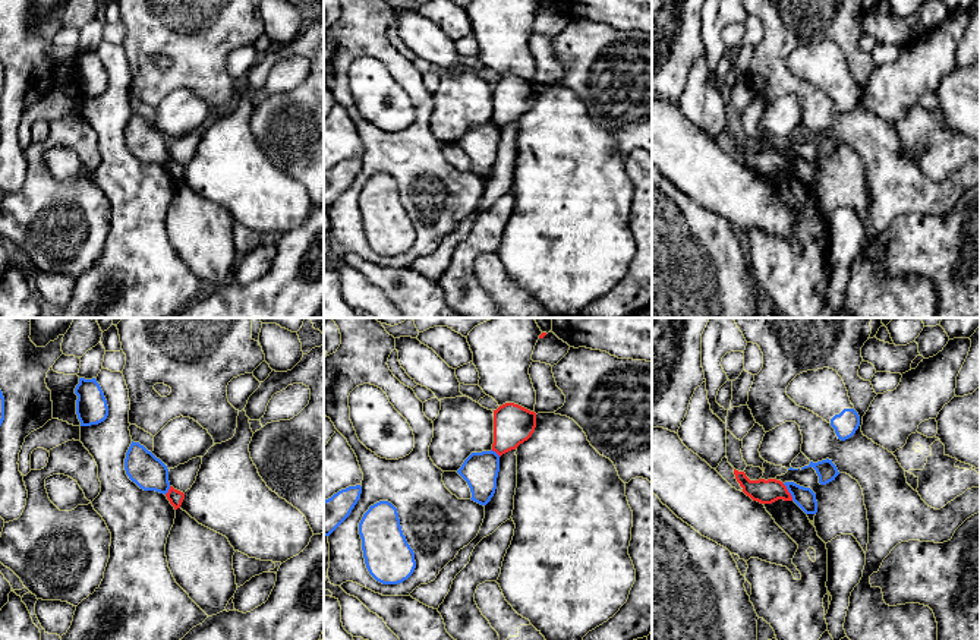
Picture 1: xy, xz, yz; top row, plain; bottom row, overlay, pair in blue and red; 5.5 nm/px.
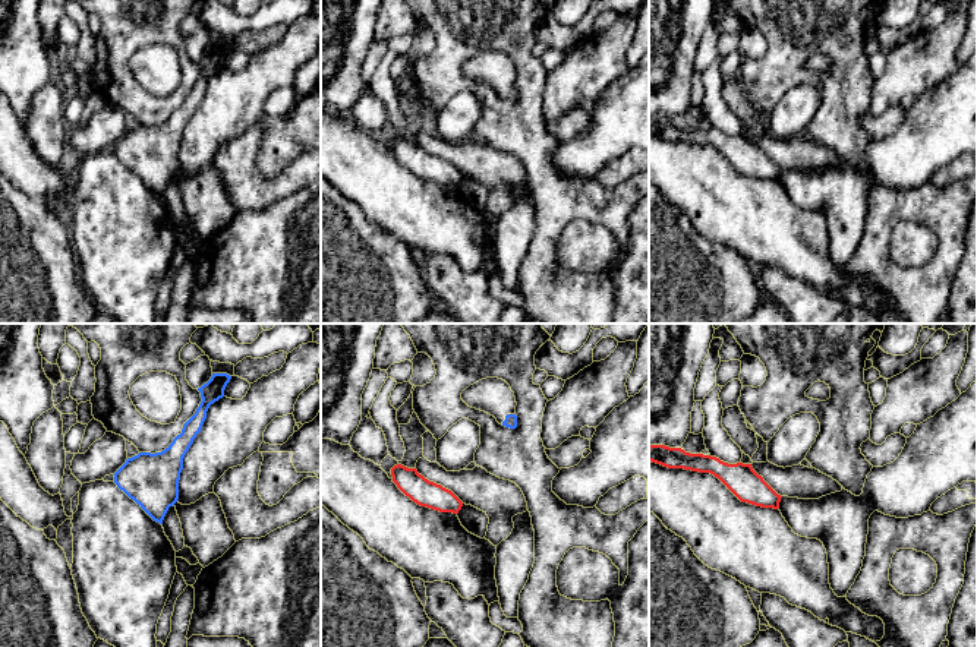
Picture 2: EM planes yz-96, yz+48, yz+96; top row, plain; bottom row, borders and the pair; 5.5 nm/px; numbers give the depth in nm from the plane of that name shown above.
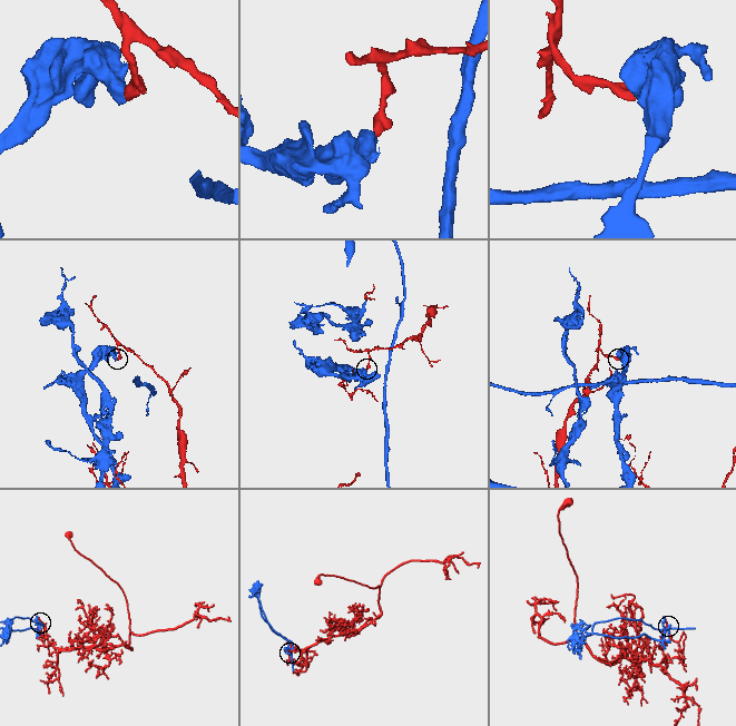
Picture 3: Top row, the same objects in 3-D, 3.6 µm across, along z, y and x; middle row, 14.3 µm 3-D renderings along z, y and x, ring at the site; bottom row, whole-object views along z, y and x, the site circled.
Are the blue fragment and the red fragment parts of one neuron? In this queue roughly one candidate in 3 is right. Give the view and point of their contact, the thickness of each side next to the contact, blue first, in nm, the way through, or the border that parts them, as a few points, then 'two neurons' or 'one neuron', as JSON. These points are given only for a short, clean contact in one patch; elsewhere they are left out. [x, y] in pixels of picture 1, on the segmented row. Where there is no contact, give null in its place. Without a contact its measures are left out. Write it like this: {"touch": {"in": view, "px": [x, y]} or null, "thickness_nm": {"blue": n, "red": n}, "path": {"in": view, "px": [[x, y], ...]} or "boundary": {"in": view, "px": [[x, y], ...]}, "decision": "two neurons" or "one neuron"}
{"touch": {"in": "yz", "px": [788, 491]}, "thickness_nm": {"blue": 110, "red": 130}, "boundary": {"in": "yz", "px": [[782, 484], [793, 500]]}, "decision": "two neurons"}

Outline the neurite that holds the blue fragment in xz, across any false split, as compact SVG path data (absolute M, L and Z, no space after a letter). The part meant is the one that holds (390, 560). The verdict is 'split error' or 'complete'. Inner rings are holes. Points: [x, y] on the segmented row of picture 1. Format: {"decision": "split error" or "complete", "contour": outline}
{"decision": "complete", "contour": "M388 501L369 507L359 523L362 551L369 574L382 584L407 580L415 568L415 552L403 535L397 508Z"}

